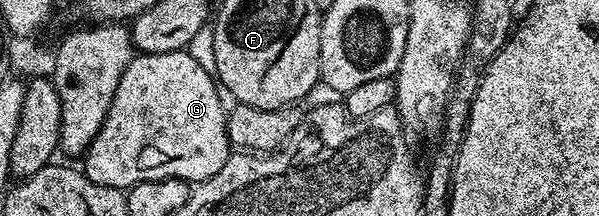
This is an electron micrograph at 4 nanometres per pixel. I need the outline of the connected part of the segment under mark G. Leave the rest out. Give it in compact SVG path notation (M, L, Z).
M188 50L172 51L171 53L151 53L150 55L134 54L133 60L129 62L123 77L119 81L119 89L115 89L115 97L111 101L111 109L107 113L107 117L103 121L95 141L83 156L85 176L91 181L95 181L95 185L107 185L108 187L122 189L134 187L143 181L163 181L164 179L182 179L187 184L196 185L215 177L215 173L219 173L219 169L223 169L223 165L229 160L231 154L228 125L226 123L227 107L221 104L220 94L222 95L222 92L219 90L214 76L209 75L207 69L203 69L203 65L199 65L199 61L195 61L195 57L189 55Z

